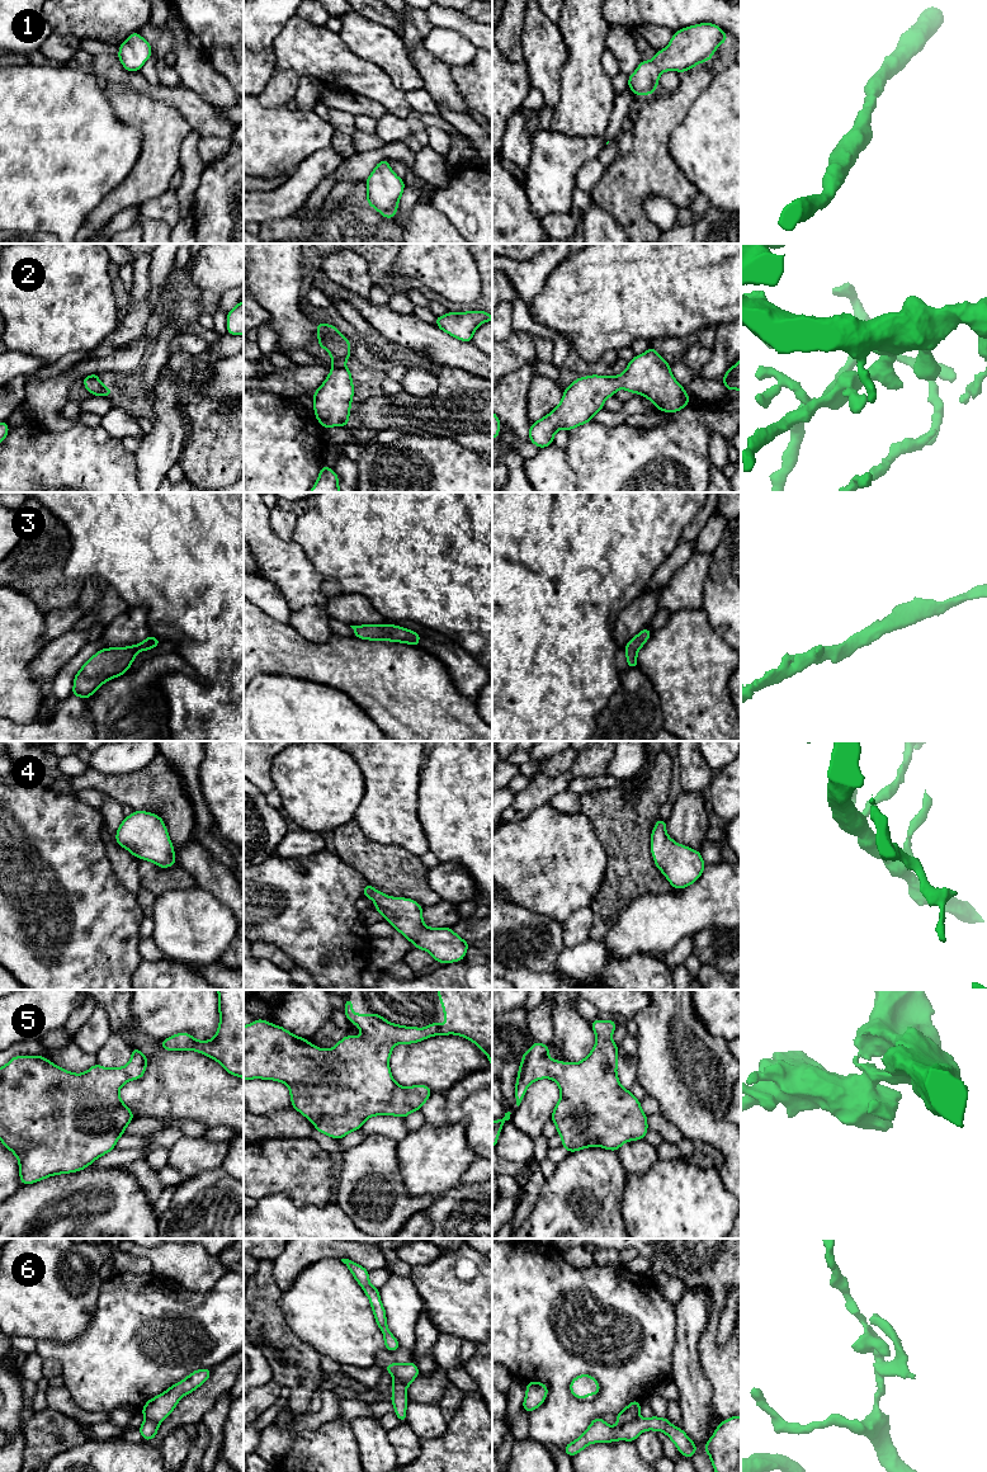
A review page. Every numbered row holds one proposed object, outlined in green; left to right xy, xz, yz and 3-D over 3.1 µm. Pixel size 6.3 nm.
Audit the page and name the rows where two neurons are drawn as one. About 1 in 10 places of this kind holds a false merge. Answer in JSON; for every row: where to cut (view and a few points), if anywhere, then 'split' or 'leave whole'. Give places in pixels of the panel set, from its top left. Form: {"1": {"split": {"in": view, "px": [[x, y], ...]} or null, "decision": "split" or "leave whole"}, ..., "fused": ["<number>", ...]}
{"1": {"split": null, "decision": "leave whole"}, "2": {"split": null, "decision": "leave whole"}, "3": {"split": null, "decision": "leave whole"}, "4": {"split": null, "decision": "leave whole"}, "5": {"split": null, "decision": "leave whole"}, "6": {"split": null, "decision": "leave whole"}, "fused": []}

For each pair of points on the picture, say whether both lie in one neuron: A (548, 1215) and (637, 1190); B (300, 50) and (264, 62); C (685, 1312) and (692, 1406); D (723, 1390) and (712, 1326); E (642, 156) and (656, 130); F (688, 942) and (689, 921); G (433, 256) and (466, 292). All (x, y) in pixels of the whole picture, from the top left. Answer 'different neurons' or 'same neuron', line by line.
A: different neurons
B: different neurons
C: same neuron
D: same neuron
E: same neuron
F: different neurons
G: same neuron

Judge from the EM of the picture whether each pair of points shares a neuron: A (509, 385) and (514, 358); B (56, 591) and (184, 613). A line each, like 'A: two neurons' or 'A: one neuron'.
A: two neurons
B: two neurons

